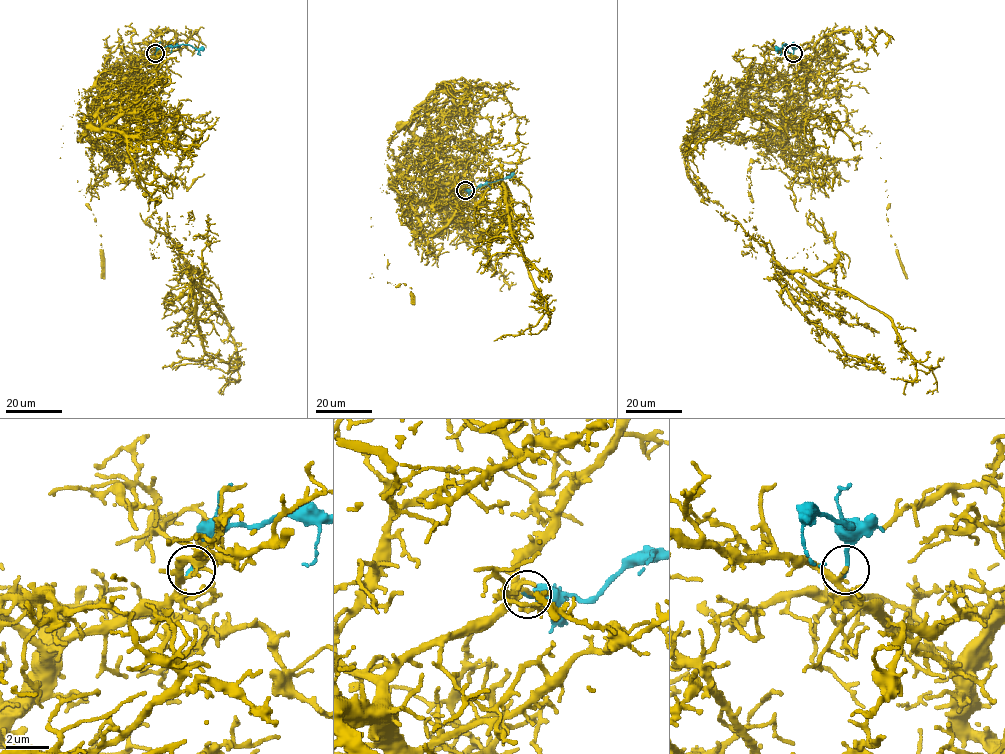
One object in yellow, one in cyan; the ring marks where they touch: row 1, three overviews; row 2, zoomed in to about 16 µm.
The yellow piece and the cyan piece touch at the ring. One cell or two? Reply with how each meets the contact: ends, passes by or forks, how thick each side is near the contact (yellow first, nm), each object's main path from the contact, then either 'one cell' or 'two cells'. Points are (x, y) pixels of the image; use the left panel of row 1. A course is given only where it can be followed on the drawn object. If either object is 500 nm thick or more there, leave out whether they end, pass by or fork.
yellow passes by; cyan ends there; 220 nm thick on the yellow side, 200 nm on the other; yellow runs (155, 53), (97, 78), (149, 70), (82, 128), (132, 166), (228, 322), (237, 368), (184, 356); cyan runs (155, 53), (160, 47), (179, 45), (204, 48); two cells

